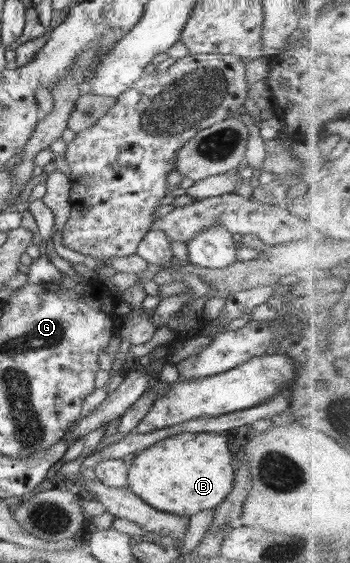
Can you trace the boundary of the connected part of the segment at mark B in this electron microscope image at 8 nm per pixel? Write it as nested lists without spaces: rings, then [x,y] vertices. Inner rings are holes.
[[[186,432],[160,439],[134,456],[128,482],[134,494],[164,513],[190,518],[203,510],[216,509],[233,489],[228,440],[224,434],[214,432]]]

